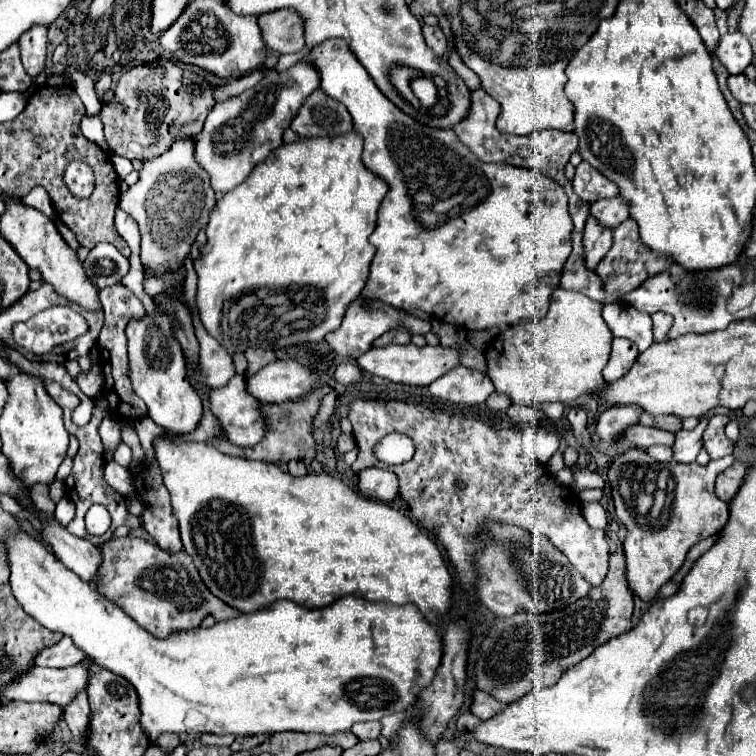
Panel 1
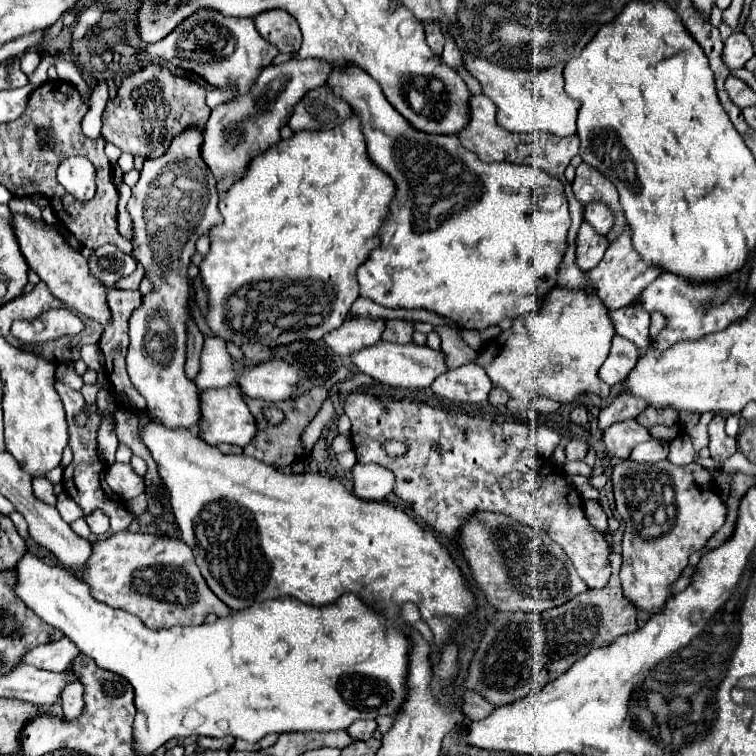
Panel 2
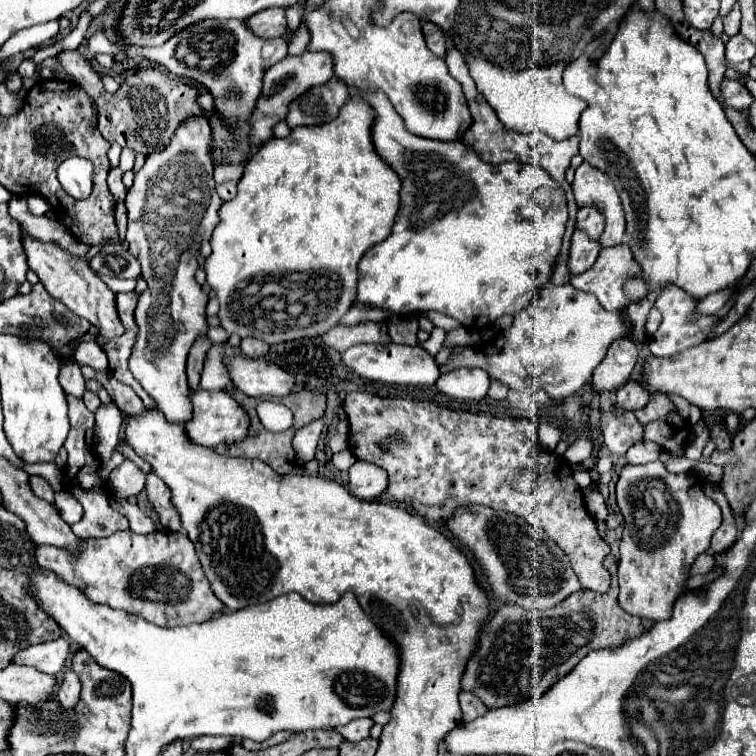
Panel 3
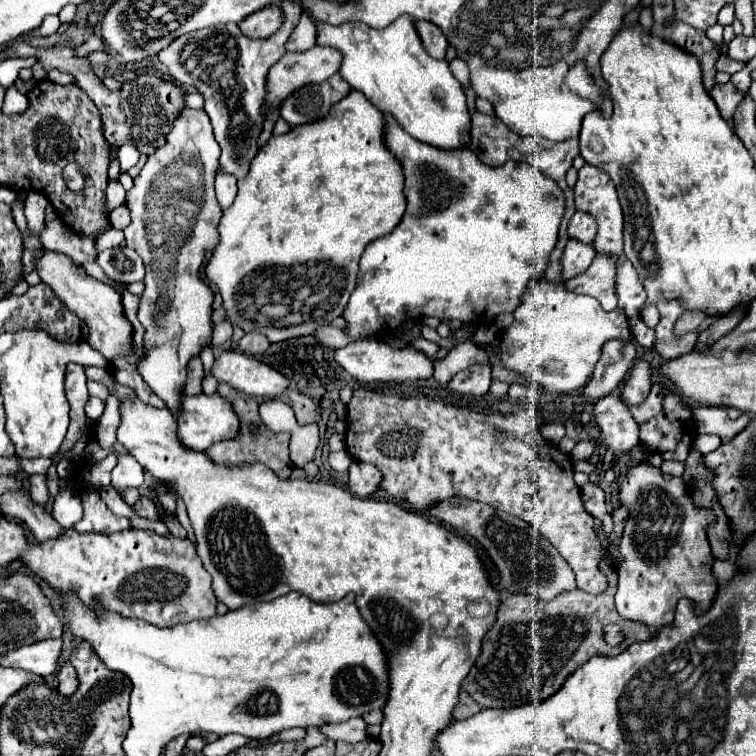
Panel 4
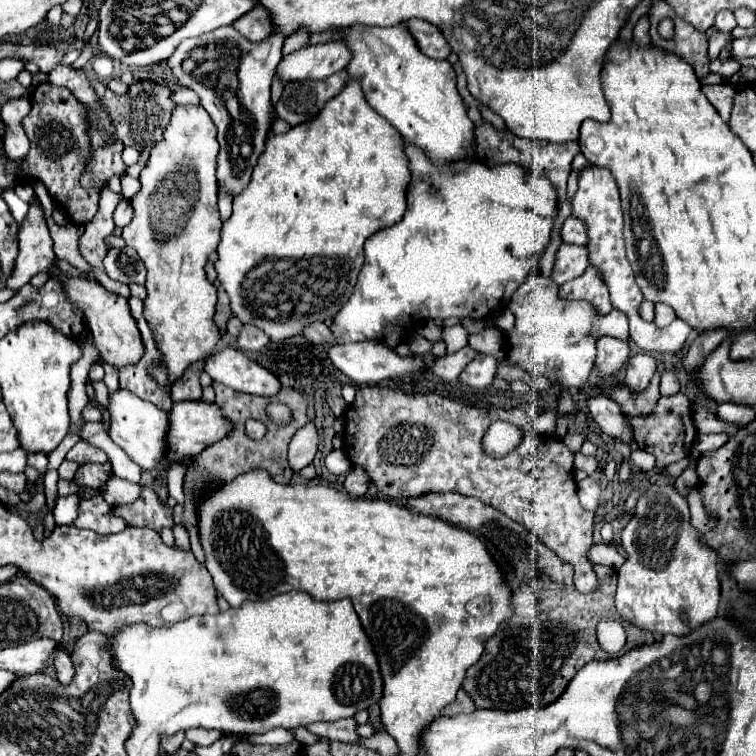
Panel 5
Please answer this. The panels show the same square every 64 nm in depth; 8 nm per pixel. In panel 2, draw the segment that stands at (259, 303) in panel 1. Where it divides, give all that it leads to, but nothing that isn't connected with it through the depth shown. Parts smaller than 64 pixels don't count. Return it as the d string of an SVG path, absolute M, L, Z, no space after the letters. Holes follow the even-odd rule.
M356 112L340 128L296 132L292 138L280 140L268 152L256 156L246 176L220 200L218 208L224 220L212 228L210 252L200 264L210 298L208 326L218 338L234 340L238 346L254 336L268 336L268 346L290 344L302 338L320 340L338 328L358 298L358 266L380 246L376 234L390 212L394 194L394 180L368 158L366 138Z

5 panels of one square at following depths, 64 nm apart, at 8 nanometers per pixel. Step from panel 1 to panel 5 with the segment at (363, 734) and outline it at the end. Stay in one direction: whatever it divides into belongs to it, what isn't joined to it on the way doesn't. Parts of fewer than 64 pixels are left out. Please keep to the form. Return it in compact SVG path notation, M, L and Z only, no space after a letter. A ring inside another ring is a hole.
M336 720L332 724L308 724L306 726L312 734L322 736L326 740L340 740L340 742L354 742L358 740L356 734L356 720Z

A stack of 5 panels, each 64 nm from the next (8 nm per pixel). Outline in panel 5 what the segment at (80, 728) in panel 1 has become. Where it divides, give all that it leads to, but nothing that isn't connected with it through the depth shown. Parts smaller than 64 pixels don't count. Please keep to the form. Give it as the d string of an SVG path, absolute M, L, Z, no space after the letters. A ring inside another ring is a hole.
M58 646L56 654L52 654L52 662L54 662L54 668L56 668L56 678L62 684L68 684L72 680L72 676L74 676L74 664L72 664L70 656Z

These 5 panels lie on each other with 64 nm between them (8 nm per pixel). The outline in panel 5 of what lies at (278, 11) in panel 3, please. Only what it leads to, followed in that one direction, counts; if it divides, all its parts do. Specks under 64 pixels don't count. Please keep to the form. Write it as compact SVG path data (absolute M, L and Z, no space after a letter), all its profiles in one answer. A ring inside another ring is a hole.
M262 6L252 8L250 12L246 12L244 16L240 16L240 20L236 20L236 24L232 24L246 40L252 42L260 42L264 38L270 36L272 26L270 26L270 16Z

